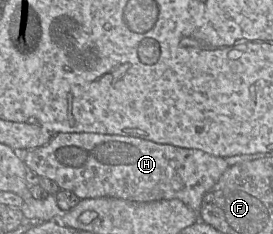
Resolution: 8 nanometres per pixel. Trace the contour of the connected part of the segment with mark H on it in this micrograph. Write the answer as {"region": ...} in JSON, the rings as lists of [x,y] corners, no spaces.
{"region":[[[85,132],[55,134],[48,144],[23,152],[22,159],[29,170],[55,181],[60,189],[73,192],[80,200],[100,197],[132,202],[179,199],[195,212],[199,212],[204,195],[229,167],[225,158],[199,149],[160,144],[130,136]]]}

